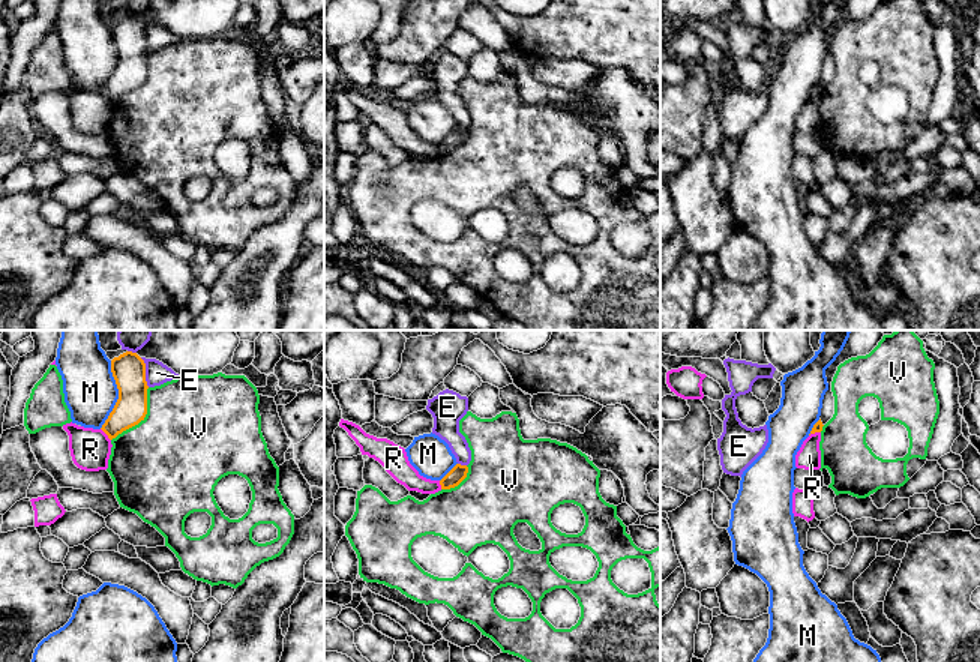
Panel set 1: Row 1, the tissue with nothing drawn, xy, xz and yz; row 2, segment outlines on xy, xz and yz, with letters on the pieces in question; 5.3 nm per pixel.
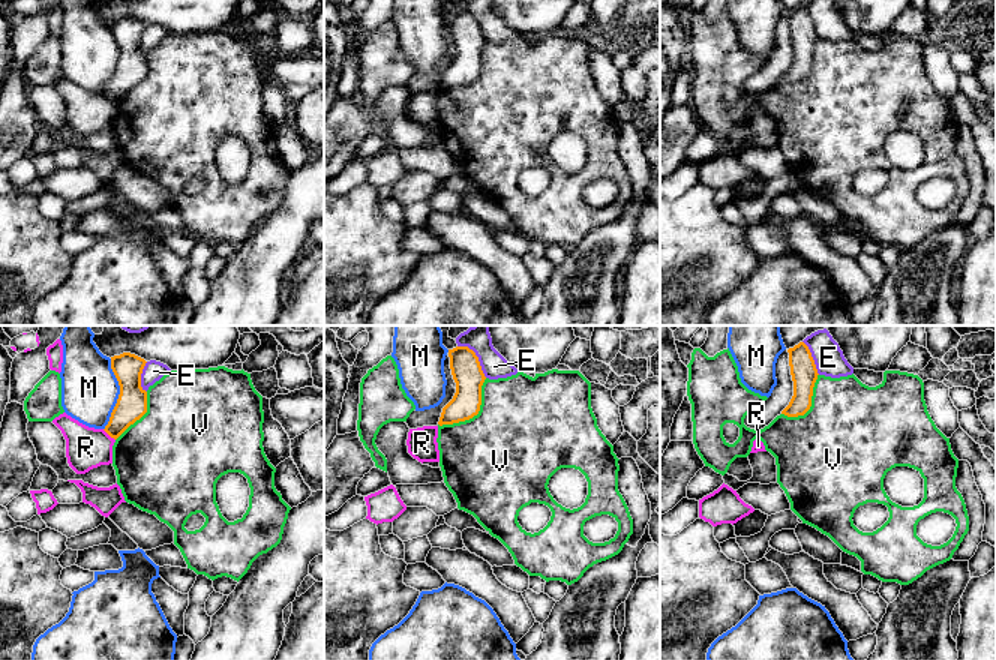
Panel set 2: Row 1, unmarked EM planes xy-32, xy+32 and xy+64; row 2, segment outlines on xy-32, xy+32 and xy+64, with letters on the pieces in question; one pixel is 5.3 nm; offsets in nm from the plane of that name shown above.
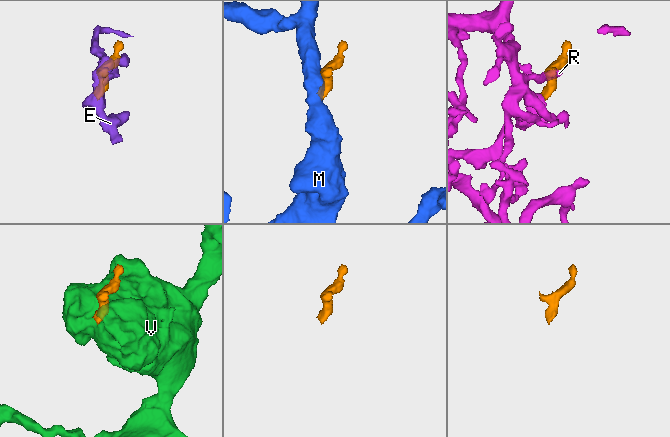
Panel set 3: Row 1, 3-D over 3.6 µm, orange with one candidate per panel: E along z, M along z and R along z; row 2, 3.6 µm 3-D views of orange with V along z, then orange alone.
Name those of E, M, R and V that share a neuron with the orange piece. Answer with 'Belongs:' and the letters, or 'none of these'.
Belongs: E

